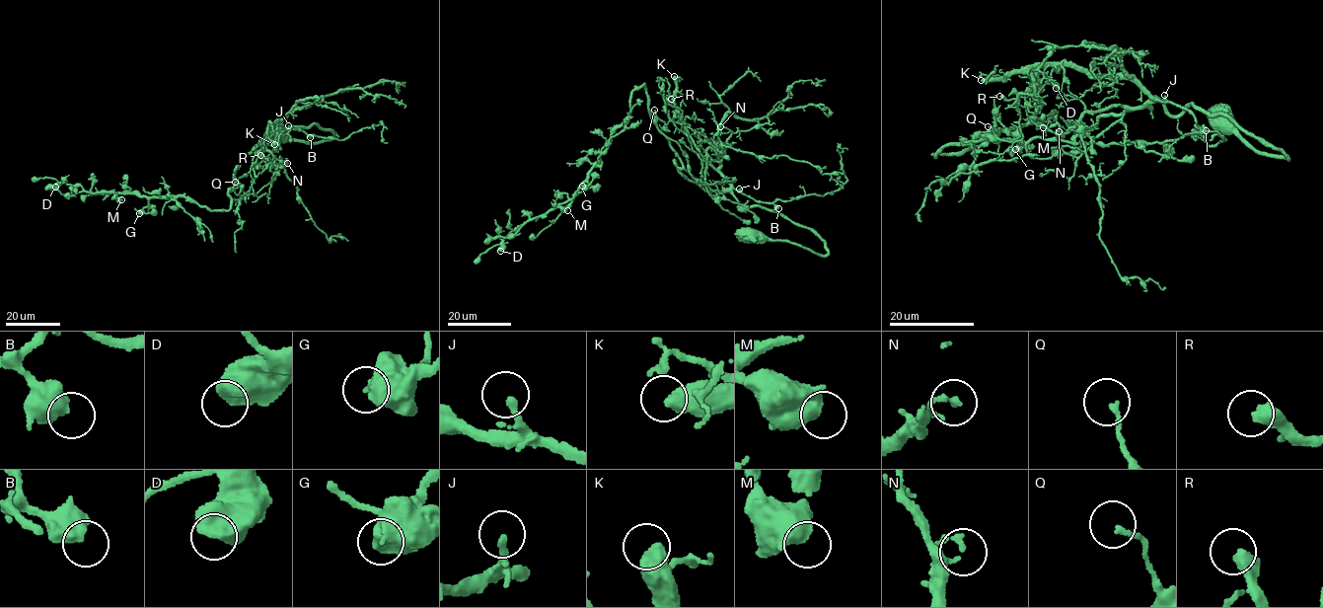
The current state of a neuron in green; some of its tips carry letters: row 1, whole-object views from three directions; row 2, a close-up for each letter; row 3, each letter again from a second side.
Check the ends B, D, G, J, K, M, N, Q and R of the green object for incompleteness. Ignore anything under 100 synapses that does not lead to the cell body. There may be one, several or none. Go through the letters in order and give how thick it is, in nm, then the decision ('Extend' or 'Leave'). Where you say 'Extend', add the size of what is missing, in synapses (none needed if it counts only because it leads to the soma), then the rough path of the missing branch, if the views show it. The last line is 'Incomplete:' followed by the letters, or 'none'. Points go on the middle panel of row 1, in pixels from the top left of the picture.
B: Thickness 550 nm. Leave
D: Thickness 750 nm. Leave
G: Thickness 550 nm. Leave
J: Thickness 150 nm. Leave
K: Thickness 550 nm. Extend. Roughly 250 synapses. Course of what is missing: (674, 76), (672, 34), (659, 22), (652, 24), (652, 37), (647, 25)
M: Thickness 800 nm. Leave
N: Thickness 180 nm. Leave
Q: Thickness 150 nm. Leave
R: Thickness 500 nm. Leave
Incomplete: K

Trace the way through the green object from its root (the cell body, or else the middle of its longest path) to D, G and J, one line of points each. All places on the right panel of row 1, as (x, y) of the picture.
D: (1219, 117), (1287, 160), (1226, 115), (1153, 99), (1073, 143), (987, 138), (933, 155), (1029, 124), (1056, 88)
G: (1219, 117), (1287, 160), (1226, 115), (1153, 99), (1073, 143), (987, 138), (933, 155), (1009, 127), (1015, 149)
J: (1219, 117), (1258, 150), (1287, 160), (1226, 115), (1189, 104), (1172, 115), (1158, 100), (1165, 101), (1164, 95)

